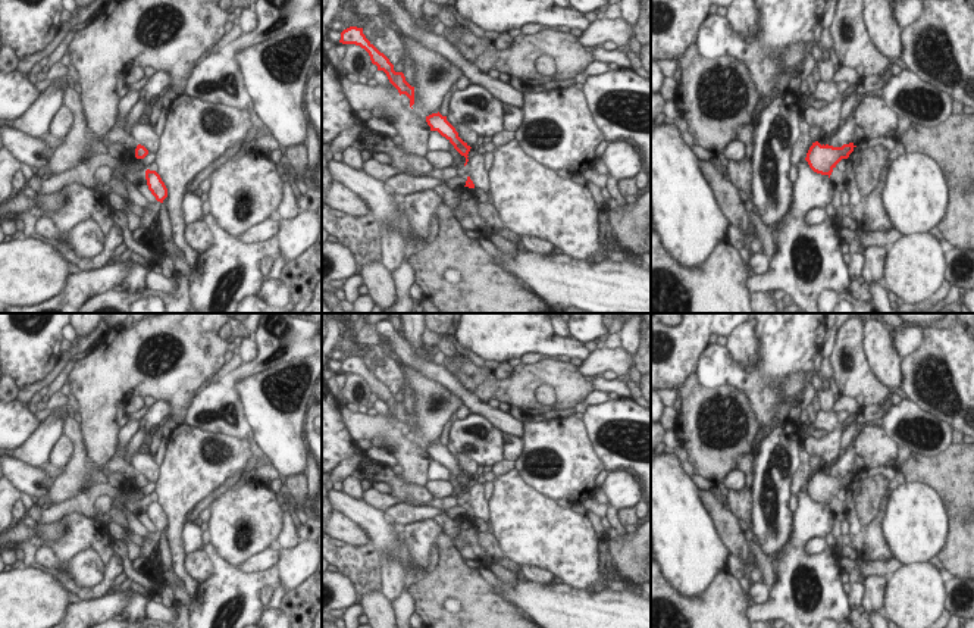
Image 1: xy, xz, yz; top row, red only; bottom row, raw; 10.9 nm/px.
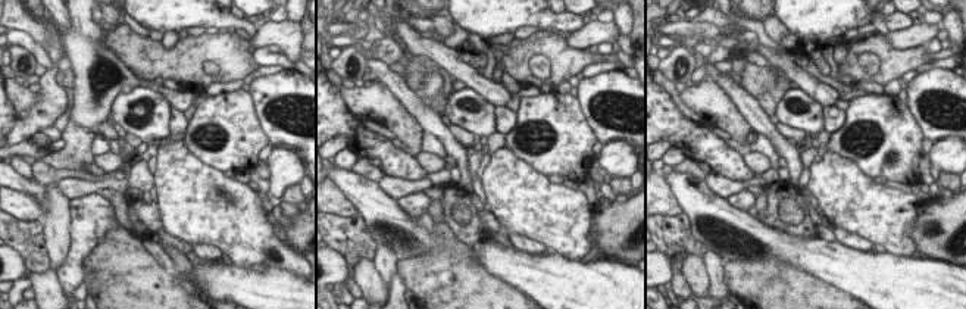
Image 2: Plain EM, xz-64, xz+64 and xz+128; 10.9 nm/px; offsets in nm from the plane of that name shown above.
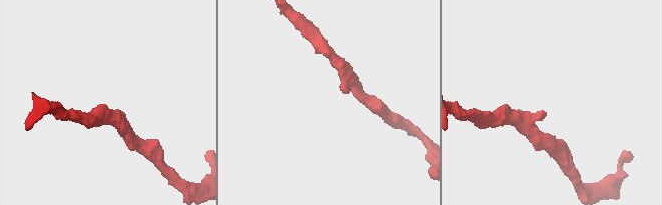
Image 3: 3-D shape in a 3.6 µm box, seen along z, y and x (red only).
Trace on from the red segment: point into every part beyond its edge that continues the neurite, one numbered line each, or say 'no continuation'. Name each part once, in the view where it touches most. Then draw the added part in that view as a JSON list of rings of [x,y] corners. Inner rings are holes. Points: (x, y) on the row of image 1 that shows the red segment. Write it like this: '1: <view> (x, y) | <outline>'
no continuation

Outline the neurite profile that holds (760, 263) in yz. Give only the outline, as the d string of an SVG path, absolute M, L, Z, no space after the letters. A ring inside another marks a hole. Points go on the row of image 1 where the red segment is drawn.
M760 251L749 257L748 266L754 271L755 275L765 274L770 268L770 257Z

